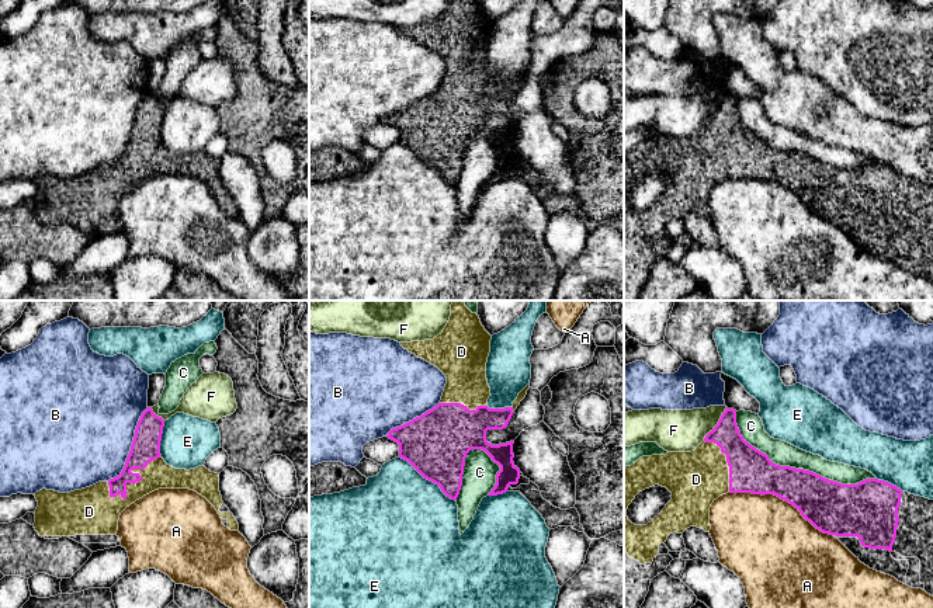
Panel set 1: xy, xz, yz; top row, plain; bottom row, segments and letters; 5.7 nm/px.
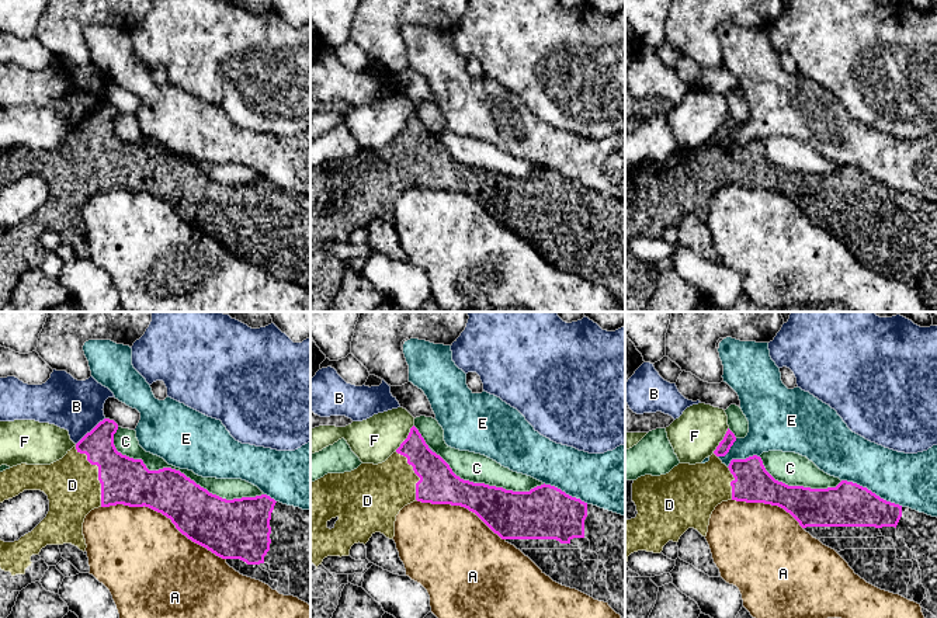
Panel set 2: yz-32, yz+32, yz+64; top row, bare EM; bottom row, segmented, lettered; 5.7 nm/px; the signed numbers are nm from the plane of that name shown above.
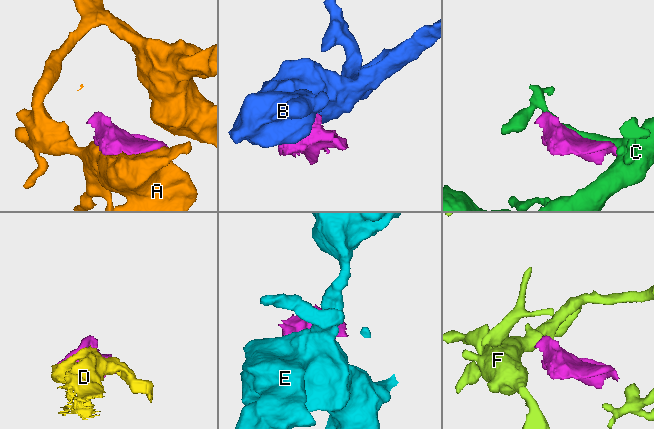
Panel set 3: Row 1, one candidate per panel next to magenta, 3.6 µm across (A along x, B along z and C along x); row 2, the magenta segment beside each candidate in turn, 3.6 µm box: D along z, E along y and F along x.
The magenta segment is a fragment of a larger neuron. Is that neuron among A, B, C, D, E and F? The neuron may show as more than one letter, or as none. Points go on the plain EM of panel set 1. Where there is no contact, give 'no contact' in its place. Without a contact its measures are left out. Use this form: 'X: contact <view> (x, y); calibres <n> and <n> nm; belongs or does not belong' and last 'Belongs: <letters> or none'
A: contact yz (781, 184); calibres 280 and 500 nm; does not belong
B: contact xy (131, 132); calibres 160 and 500 nm; does not belong
C: contact yz (797, 155); calibres 280 and 140 nm; does not belong
D: contact xy (138, 166); calibres 160 and 170 nm; belongs
E: contact xz (427, 164); calibres 360 and 500 nm; does not belong
F: contact yz (717, 110); calibres 180 and 240 nm; does not belong
Belongs: D

